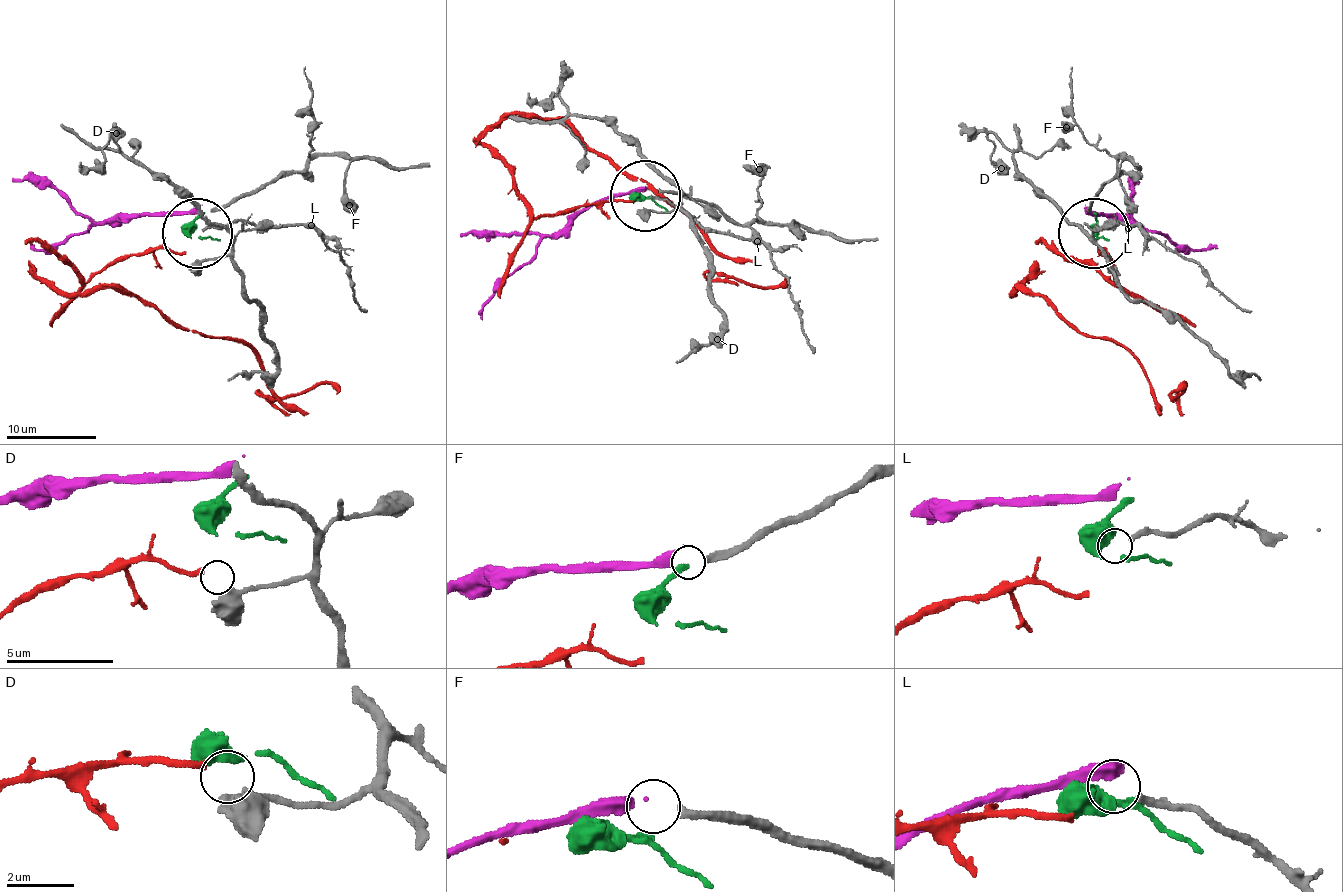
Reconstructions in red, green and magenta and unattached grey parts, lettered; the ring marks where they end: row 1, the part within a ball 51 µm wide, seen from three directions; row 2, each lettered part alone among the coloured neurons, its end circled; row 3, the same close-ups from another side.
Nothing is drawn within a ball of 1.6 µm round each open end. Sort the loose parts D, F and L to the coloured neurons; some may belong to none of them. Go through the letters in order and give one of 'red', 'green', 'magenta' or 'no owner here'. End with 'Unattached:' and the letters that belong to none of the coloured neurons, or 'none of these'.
D: no owner here
F: magenta
L: no owner here
Unattached: D, L

